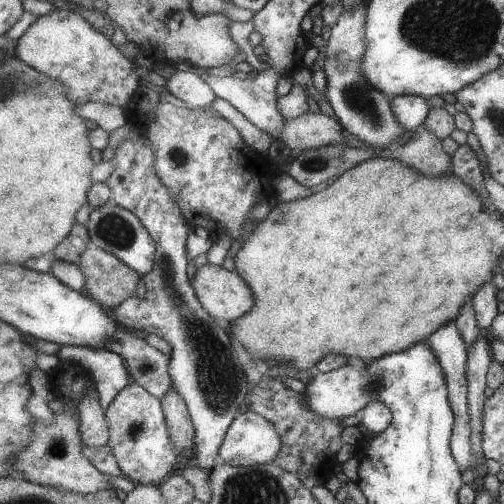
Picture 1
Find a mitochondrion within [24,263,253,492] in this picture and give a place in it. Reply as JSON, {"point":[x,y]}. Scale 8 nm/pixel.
{"point":[56,447]}

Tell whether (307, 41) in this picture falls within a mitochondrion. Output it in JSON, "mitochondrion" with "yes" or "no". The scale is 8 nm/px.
{"mitochondrion":"no"}

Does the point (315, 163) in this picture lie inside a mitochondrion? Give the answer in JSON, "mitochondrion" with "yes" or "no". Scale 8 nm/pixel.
{"mitochondrion":"yes"}

